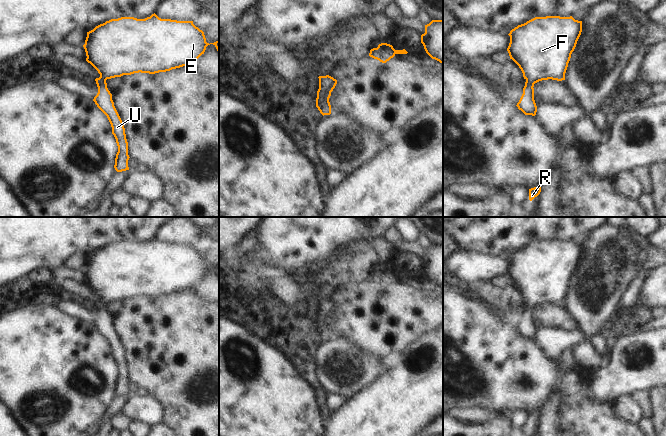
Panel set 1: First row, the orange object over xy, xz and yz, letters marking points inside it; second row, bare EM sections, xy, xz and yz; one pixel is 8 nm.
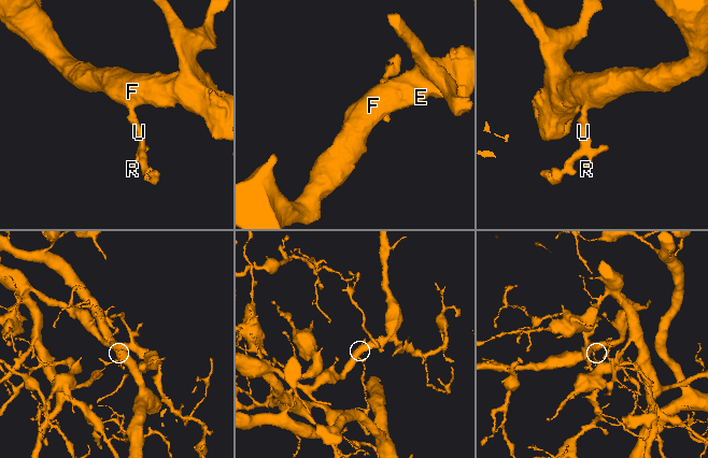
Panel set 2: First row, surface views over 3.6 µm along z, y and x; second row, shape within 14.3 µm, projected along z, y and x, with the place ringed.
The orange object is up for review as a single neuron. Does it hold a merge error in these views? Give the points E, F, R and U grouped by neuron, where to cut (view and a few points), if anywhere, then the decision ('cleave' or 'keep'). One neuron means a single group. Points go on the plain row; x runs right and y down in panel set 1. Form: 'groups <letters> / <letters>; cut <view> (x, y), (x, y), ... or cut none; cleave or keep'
groups E F R U; cut none; keep

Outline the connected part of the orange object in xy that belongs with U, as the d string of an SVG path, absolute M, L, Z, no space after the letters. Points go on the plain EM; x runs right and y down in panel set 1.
M155 237L145 243L134 241L111 243L87 256L83 269L86 285L100 298L100 301L95 303L98 317L93 325L111 348L112 358L118 370L114 389L117 396L129 394L130 381L124 348L114 330L106 304L139 296L155 298L191 289L204 278L208 269L210 268L206 266L204 256L196 251L193 245L161 243Z

